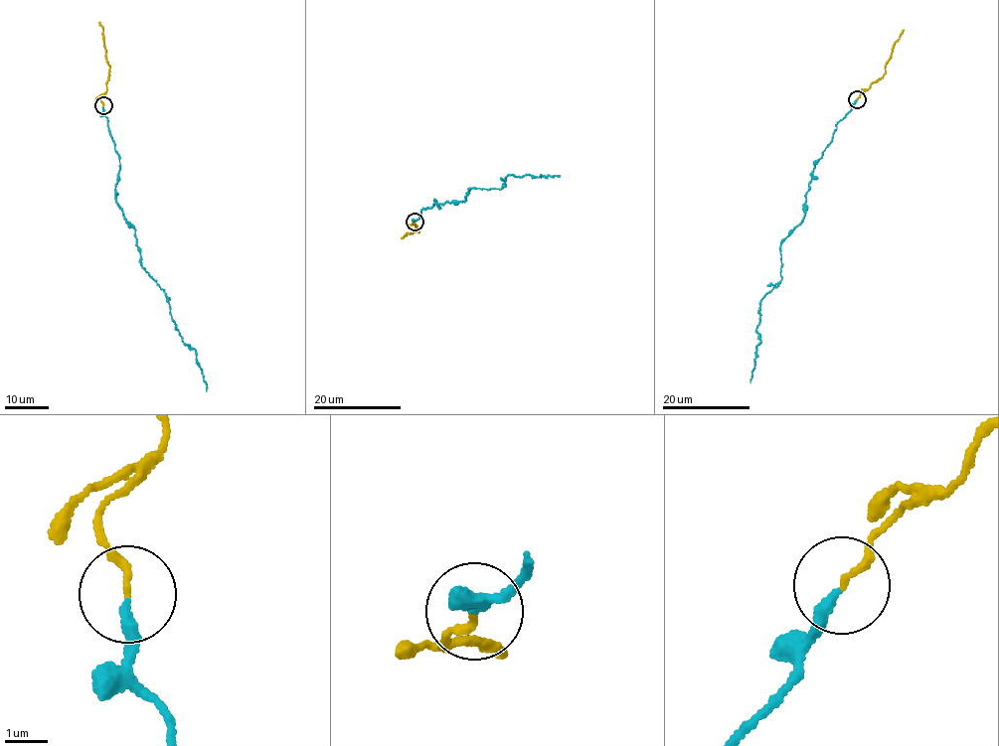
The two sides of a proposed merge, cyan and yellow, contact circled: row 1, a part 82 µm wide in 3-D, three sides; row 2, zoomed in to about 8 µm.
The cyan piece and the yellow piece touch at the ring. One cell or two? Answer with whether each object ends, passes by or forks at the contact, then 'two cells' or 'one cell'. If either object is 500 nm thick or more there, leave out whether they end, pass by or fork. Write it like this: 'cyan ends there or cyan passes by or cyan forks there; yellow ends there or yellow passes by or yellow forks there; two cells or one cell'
cyan ends there; yellow ends there; one cell

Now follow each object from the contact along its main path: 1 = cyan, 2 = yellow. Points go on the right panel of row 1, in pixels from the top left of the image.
1: (857, 99), (815, 164), (804, 219), (781, 243), (781, 280), (761, 300), (760, 342), (750, 383)
2: (857, 99), (884, 74), (894, 44), (904, 30)

